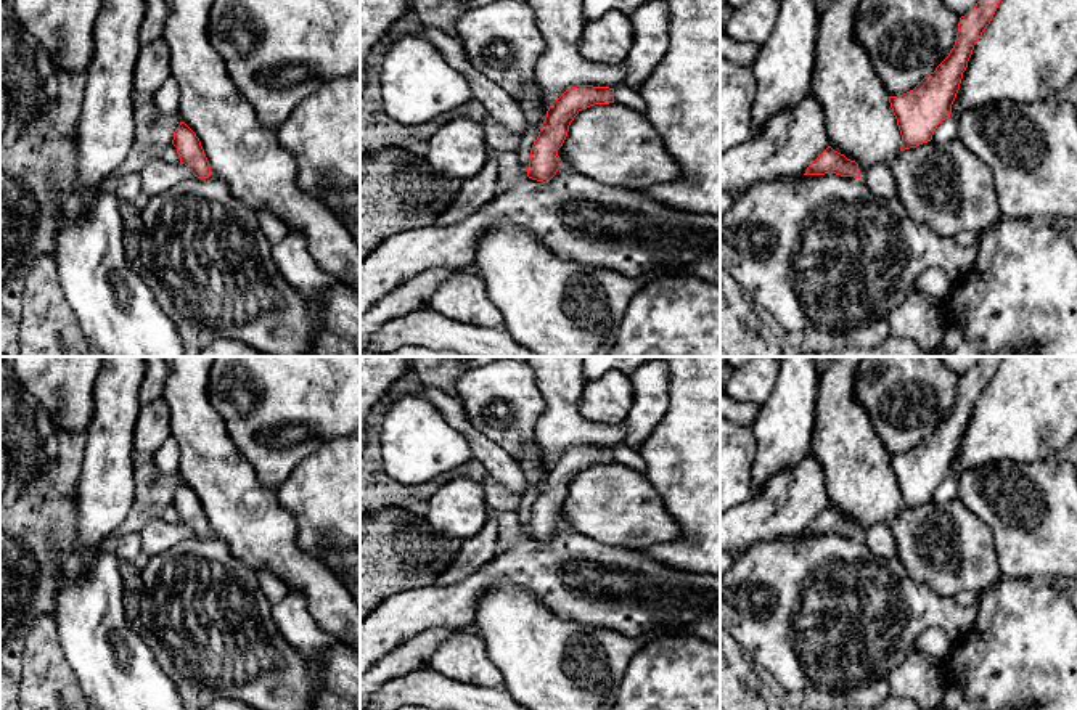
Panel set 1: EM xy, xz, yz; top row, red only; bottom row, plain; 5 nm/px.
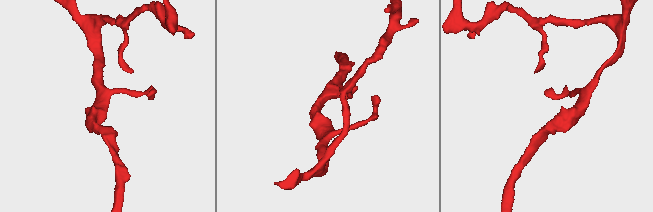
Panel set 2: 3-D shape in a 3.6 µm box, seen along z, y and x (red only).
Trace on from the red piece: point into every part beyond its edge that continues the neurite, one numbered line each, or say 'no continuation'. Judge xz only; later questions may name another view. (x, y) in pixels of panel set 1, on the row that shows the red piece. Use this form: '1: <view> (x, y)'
no continuation

